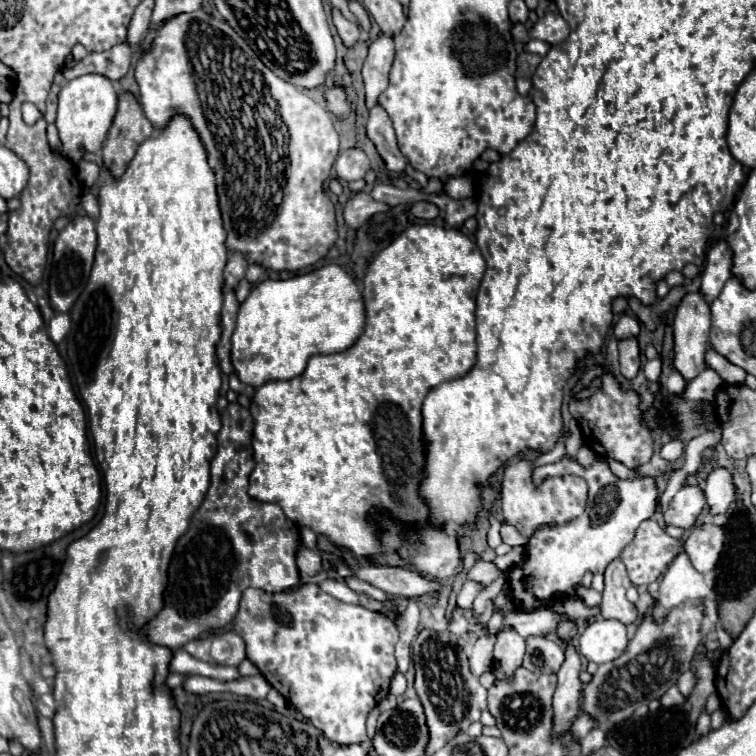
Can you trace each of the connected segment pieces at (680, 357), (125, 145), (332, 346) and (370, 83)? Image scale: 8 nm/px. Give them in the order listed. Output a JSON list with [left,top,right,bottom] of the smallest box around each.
[[673,292,710,382],[102,92,154,176],[232,264,364,386],[362,36,394,108]]

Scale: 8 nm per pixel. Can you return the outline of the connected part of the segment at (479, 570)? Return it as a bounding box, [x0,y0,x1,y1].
[468,562,502,586]

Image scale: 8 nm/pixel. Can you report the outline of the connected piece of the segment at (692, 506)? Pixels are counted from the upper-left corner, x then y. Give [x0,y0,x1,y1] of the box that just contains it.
[664,486,706,528]

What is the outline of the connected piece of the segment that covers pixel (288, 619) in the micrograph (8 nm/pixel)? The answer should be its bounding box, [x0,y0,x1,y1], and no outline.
[234,584,398,744]

